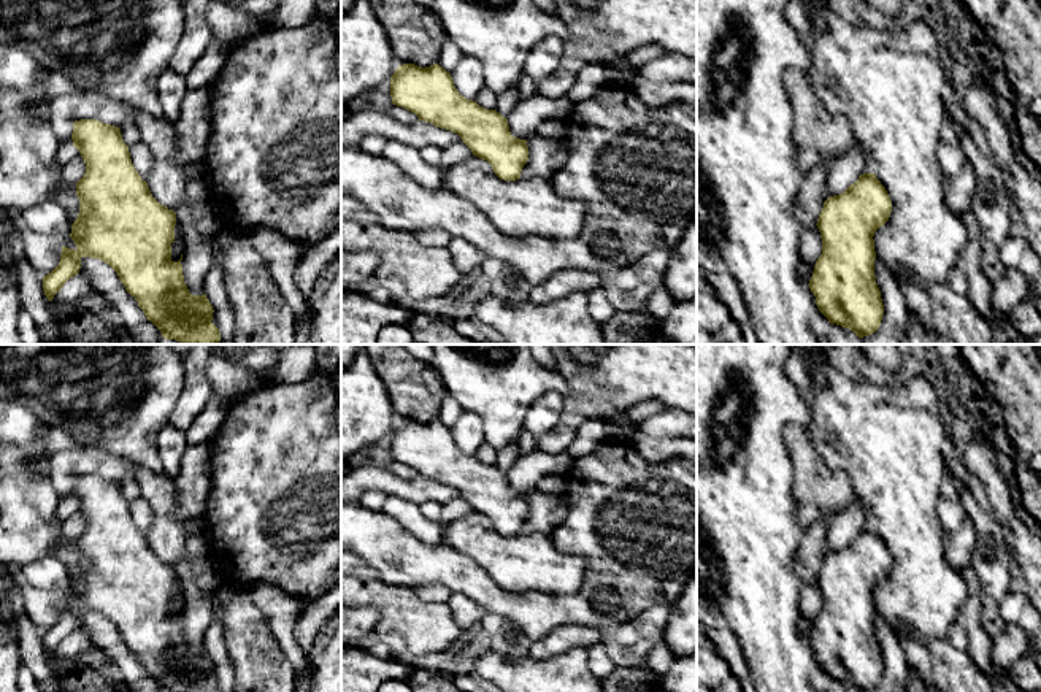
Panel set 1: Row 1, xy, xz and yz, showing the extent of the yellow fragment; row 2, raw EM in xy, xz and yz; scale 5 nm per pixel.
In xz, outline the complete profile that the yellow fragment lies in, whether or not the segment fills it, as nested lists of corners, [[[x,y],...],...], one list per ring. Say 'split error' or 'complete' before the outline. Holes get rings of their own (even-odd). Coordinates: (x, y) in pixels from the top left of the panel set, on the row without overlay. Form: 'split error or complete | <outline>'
complete | [[[414,419],[398,421],[390,433],[392,459],[414,468],[419,476],[457,489],[471,505],[473,511],[487,516],[494,529],[505,536],[516,536],[528,516],[527,495],[511,490],[508,475],[495,465],[486,465],[473,456],[467,456],[454,441],[452,432],[438,419],[417,422]]]

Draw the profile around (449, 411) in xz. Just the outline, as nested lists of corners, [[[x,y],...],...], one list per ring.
[[[446,397],[440,406],[438,421],[451,429],[462,413],[463,408],[452,397]]]

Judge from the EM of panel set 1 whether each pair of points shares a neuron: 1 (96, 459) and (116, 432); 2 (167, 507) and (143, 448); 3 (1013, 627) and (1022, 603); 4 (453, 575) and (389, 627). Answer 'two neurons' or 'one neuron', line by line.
1: two neurons
2: two neurons
3: one neuron
4: two neurons

